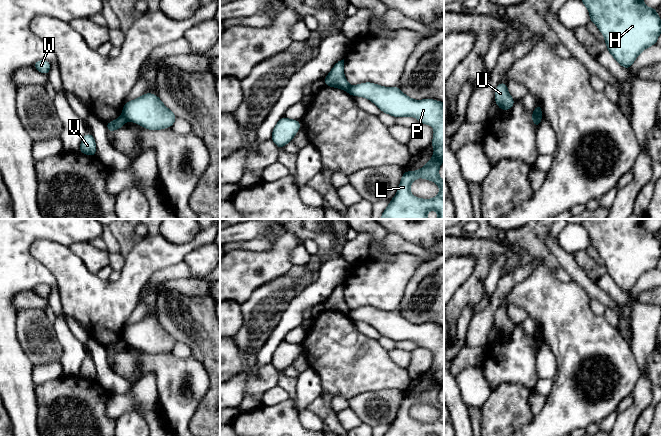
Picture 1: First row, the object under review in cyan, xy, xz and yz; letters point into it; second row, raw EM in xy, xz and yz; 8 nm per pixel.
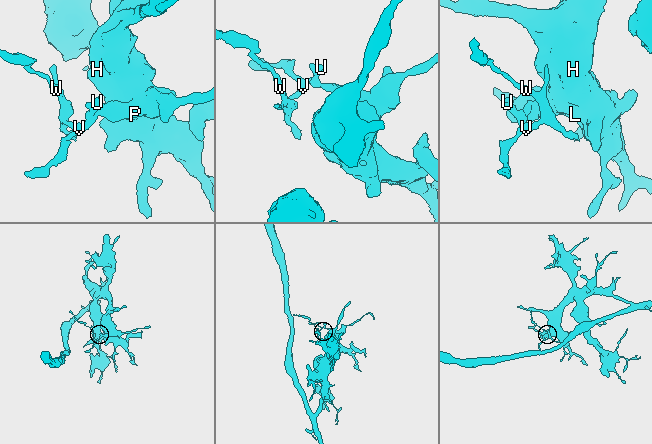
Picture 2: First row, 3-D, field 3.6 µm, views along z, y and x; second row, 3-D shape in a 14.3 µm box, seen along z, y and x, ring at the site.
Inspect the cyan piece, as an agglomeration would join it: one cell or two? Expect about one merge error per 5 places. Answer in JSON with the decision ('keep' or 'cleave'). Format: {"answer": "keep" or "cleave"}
{"answer": "cleave"}

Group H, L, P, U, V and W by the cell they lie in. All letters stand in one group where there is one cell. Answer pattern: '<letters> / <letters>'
H L P / U V W

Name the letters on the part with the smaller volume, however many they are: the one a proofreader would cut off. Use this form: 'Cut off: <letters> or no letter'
Cut off: U, V, W

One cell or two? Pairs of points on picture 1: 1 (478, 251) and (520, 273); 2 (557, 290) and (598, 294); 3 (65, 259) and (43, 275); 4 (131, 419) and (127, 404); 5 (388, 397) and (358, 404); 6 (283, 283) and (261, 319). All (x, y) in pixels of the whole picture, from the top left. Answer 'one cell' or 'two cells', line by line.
1: two cells
2: two cells
3: two cells
4: two cells
5: one cell
6: one cell

